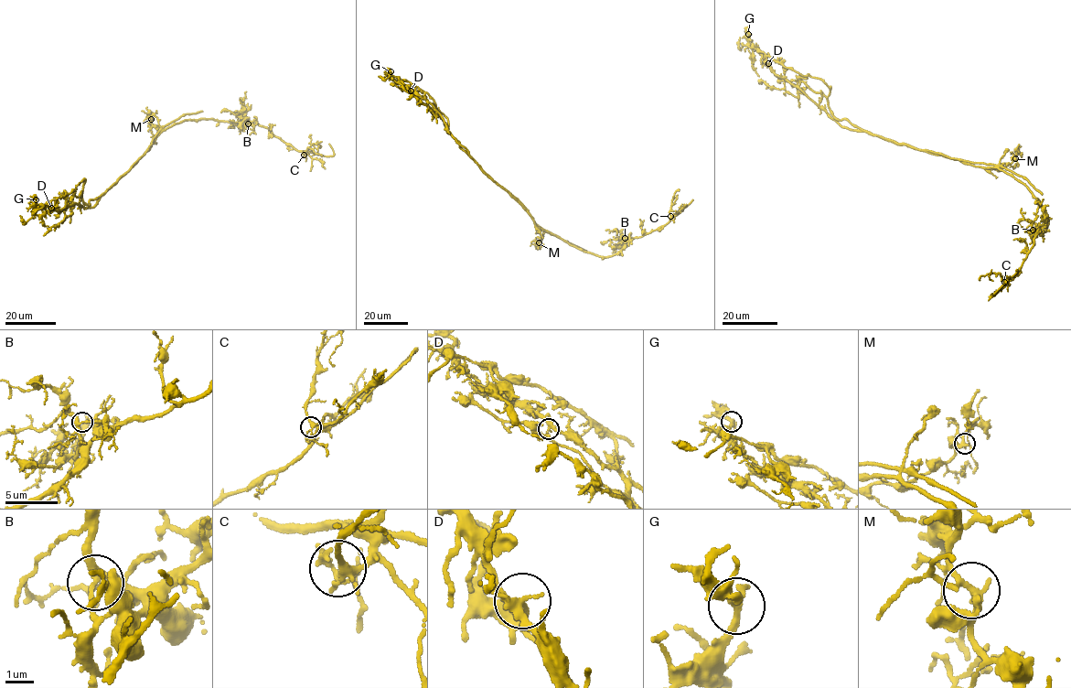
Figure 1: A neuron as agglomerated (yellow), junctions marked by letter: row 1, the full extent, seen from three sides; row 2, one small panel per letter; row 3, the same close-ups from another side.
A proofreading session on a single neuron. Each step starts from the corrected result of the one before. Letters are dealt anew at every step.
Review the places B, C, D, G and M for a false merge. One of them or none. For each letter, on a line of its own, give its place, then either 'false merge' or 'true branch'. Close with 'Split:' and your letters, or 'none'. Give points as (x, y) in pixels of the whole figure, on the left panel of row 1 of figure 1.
B: at (248, 123); true branch
C: at (304, 155); true branch
D: at (51, 208); false merge
G: at (36, 199); true branch
M: at (151, 119); true branch
Split: D

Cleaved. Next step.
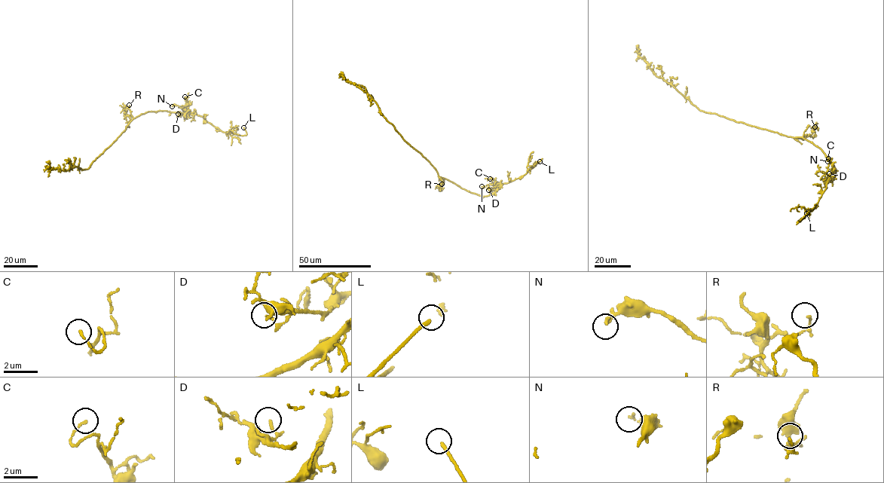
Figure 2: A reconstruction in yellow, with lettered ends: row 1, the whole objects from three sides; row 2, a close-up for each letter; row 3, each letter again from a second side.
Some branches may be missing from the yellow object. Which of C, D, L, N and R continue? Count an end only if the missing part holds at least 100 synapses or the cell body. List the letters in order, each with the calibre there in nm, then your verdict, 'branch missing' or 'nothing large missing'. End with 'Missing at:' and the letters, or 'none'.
C: calibre 120 nm; nothing large missing
D: calibre 90 nm; nothing large missing
L: calibre 190 nm; branch missing
N: calibre 180 nm; nothing large missing
R: calibre 70 nm; nothing large missing
Missing at: L

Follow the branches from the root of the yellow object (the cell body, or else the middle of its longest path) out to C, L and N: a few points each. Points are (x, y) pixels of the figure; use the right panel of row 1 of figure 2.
C: (780, 135), (801, 137), (820, 148), (833, 166), (836, 174), (832, 180), (832, 164), (827, 160), (828, 158)
L: (780, 135), (812, 143), (835, 169), (835, 176), (828, 181), (815, 207), (799, 220), (806, 213)
N: (780, 135), (801, 137), (820, 148), (833, 166), (836, 174), (831, 180), (825, 177), (830, 162), (827, 161)

